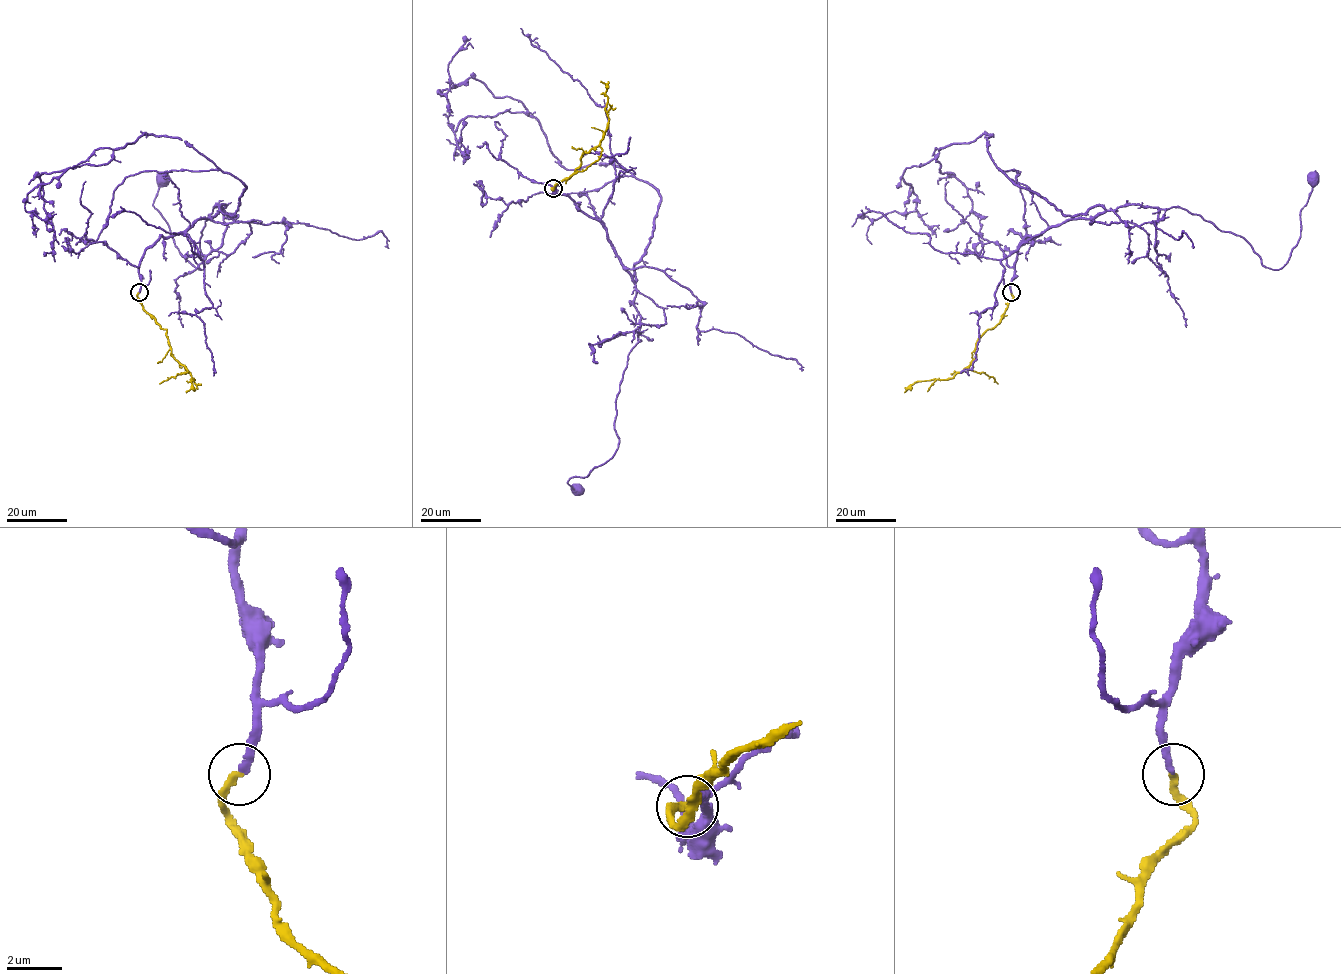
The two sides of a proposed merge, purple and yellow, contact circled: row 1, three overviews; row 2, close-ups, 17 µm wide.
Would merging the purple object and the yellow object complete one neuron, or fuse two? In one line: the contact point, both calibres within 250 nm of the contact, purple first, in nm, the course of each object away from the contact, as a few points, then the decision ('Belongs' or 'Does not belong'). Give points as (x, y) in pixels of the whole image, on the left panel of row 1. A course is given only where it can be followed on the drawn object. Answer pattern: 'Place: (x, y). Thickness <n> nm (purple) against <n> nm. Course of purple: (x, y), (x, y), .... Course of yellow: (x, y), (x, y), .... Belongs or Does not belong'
Place: (139, 292). Thickness 240 nm (purple) against 280 nm. Course of purple: (139, 293), (144, 251), (226, 206), (215, 207), (205, 222), (204, 268), (198, 269), (154, 207), (163, 179). Course of yellow: (138, 293), (137, 297), (143, 308), (166, 330), (171, 354), (193, 379), (190, 379), (191, 387), (186, 392). Belongs

